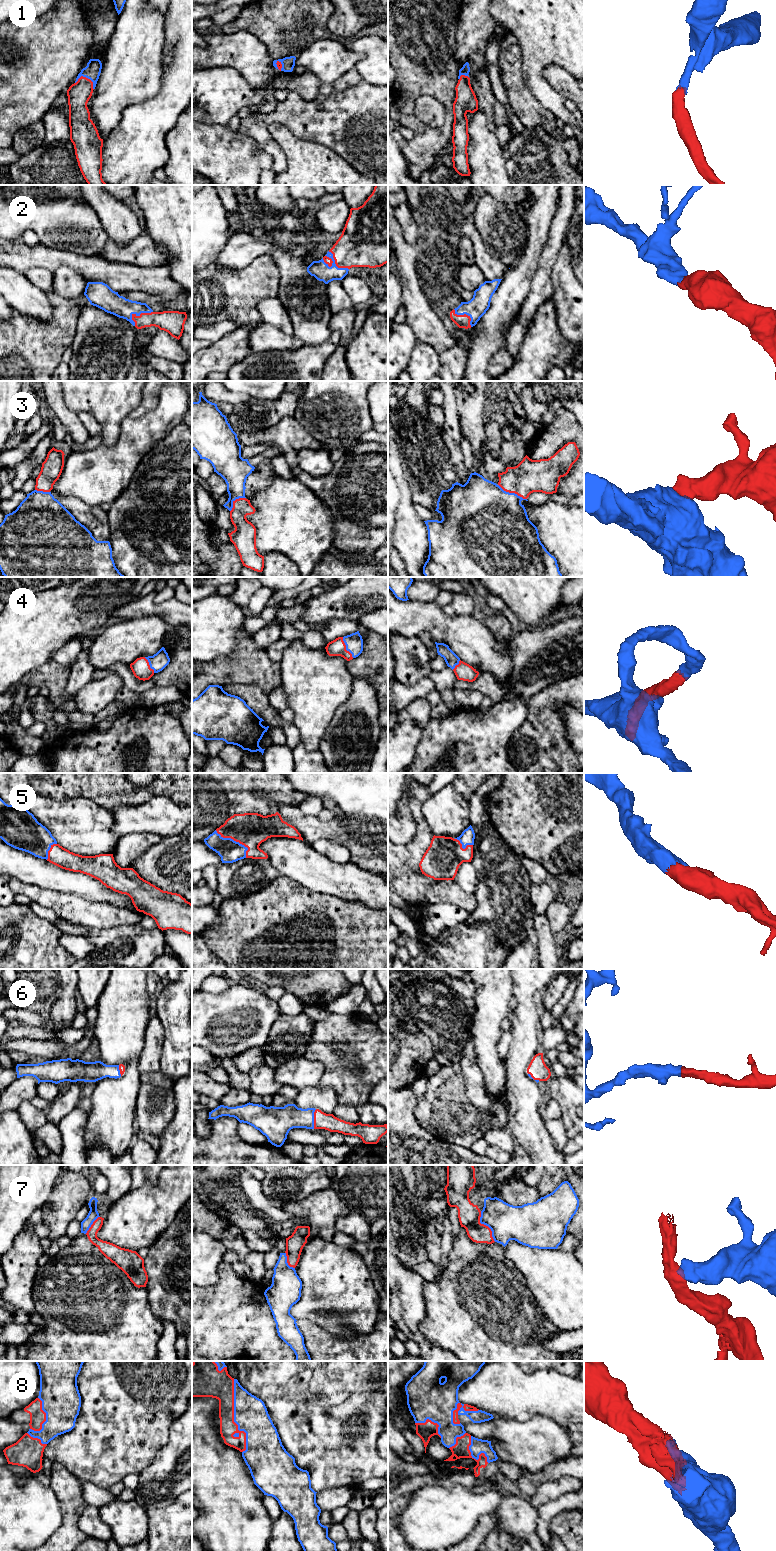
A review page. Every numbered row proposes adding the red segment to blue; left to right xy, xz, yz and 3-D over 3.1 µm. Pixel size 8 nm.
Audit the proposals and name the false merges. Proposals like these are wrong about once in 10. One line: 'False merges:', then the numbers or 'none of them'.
False merges: 7

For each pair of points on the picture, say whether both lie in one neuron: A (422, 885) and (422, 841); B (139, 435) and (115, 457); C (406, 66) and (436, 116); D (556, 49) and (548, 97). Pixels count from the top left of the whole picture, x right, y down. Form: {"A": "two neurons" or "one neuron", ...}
{"A": "one neuron", "B": "one neuron", "C": "two neurons", "D": "one neuron"}

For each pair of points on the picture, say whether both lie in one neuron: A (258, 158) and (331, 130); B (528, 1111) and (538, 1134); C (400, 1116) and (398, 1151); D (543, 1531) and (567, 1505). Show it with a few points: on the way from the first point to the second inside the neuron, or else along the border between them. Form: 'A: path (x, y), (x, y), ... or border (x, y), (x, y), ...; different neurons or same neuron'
A: border (251, 138), (274, 159); different neurons
B: path (528, 1117), (528, 1124), (532, 1128); same neuron
C: path (400, 1125), (401, 1138), (398, 1142); same neuron
D: path (543, 1522), (558, 1505); same neuron

